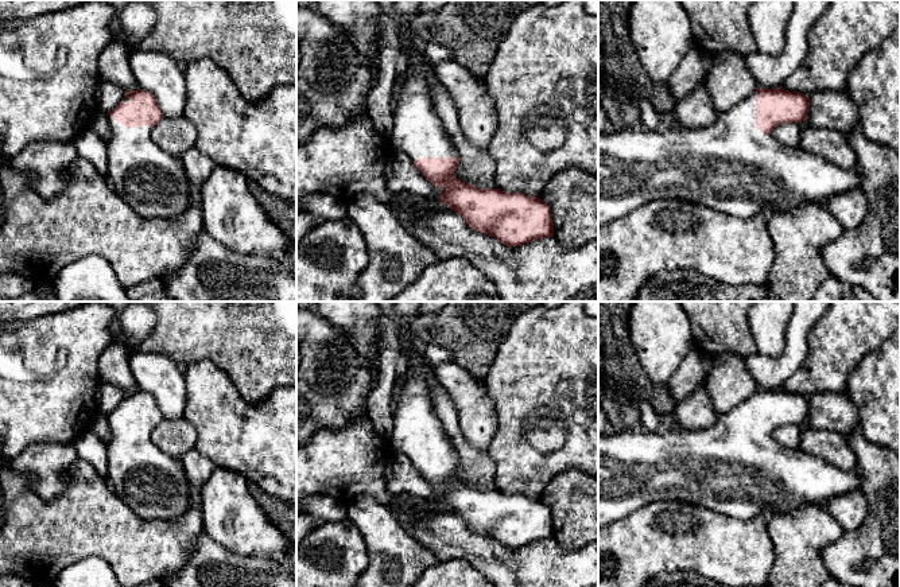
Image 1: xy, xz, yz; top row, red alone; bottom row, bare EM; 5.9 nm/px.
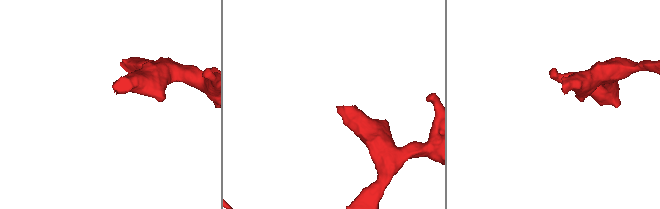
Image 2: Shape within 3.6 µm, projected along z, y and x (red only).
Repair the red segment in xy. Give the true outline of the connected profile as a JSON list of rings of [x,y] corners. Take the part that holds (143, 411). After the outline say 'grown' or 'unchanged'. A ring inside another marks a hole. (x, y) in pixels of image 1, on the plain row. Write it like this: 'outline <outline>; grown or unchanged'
outline [[[143,390],[127,393],[108,417],[110,438],[105,443],[106,481],[115,487],[116,497],[146,521],[166,521],[182,516],[190,502],[189,481],[181,462],[152,442],[152,429],[164,419],[155,397]]]; grown

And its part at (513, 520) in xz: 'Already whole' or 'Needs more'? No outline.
Needs more

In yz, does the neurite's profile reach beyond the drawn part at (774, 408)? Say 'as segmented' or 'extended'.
extended

